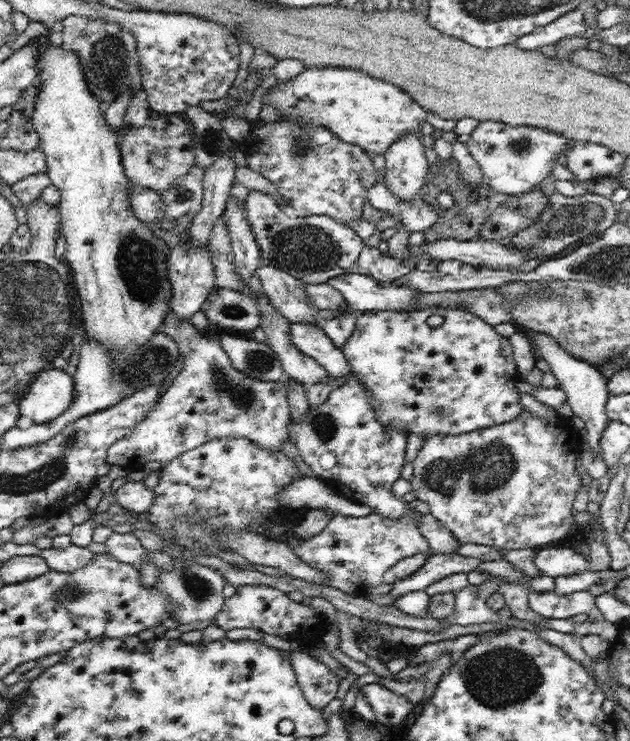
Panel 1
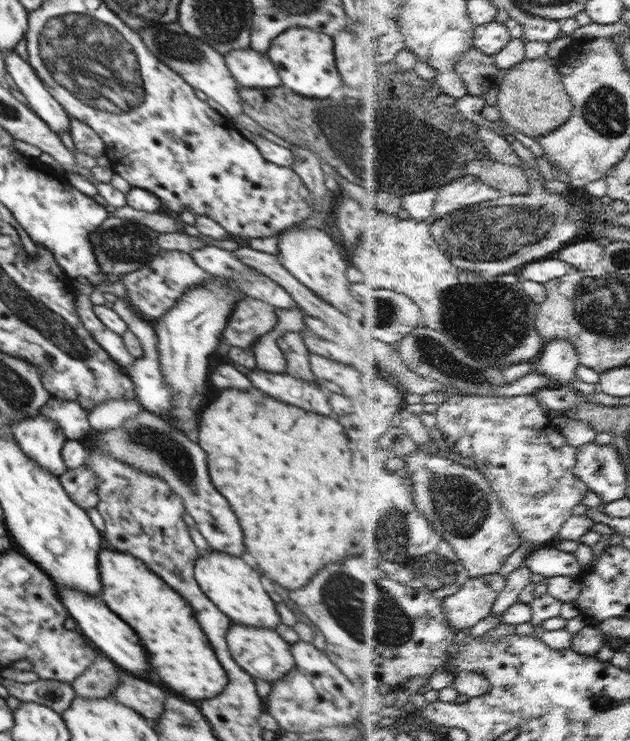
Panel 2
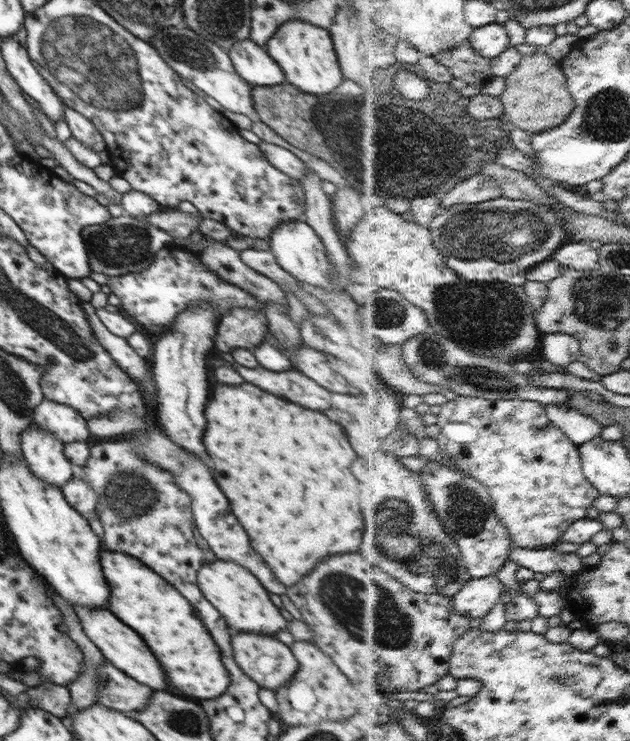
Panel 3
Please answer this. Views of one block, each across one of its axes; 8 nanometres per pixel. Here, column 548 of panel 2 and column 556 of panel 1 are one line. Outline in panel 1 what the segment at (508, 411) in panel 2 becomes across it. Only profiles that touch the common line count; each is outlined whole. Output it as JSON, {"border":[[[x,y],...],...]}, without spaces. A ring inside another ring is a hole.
{"border":[[[522,409],[514,417],[513,420],[460,435],[430,436],[413,460],[414,470],[410,478],[412,494],[417,500],[430,505],[432,517],[449,528],[462,545],[488,545],[504,550],[531,548],[538,551],[554,546],[572,533],[575,502],[585,486],[578,464],[584,444],[580,430],[575,427],[573,419],[566,420],[556,412],[533,414],[530,409]]]}

